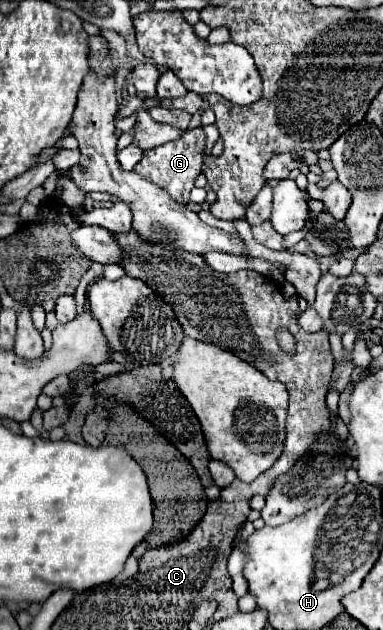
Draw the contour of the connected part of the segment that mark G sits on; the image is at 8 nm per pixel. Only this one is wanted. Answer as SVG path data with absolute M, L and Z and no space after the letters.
M203 128L185 130L177 142L169 142L169 144L163 144L159 148L145 150L141 162L137 162L137 166L135 166L135 172L139 172L145 180L151 180L151 182L163 186L177 202L187 204L193 182L201 174L203 156L205 156L205 140L207 138L205 138Z

